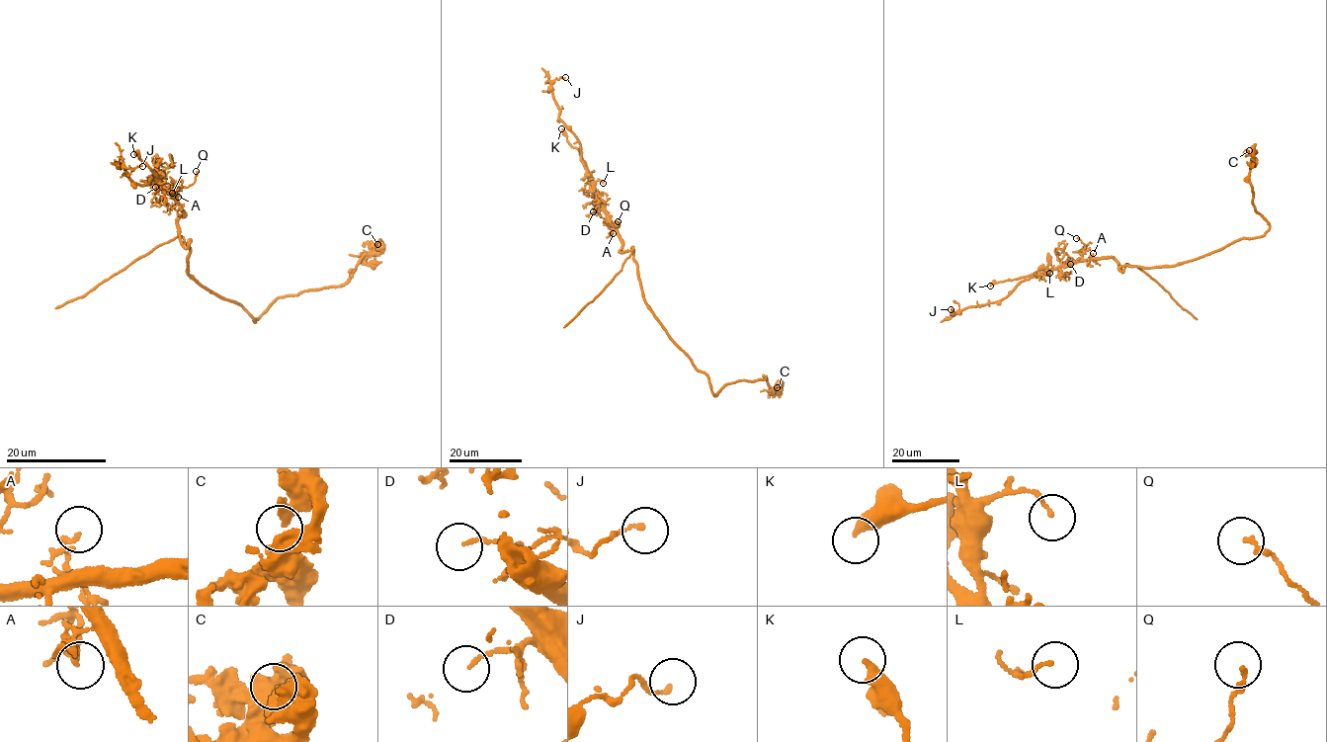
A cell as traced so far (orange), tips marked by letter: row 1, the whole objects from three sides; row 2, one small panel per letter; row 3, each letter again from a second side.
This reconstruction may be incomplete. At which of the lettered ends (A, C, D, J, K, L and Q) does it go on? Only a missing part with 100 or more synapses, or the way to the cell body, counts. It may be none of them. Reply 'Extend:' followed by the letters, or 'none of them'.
Extend: none of them

